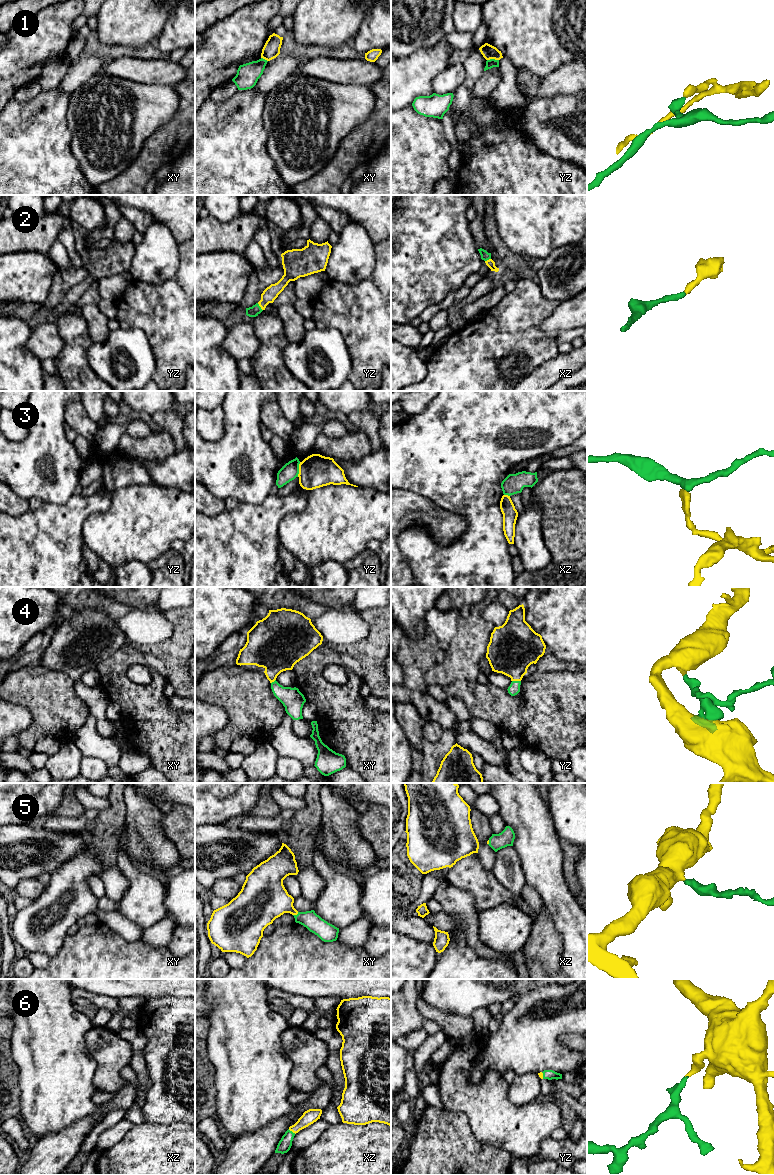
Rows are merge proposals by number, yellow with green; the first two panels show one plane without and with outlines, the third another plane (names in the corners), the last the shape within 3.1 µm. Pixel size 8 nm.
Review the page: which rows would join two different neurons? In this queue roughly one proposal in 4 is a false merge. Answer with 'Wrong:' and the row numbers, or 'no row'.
Wrong: 1, 3

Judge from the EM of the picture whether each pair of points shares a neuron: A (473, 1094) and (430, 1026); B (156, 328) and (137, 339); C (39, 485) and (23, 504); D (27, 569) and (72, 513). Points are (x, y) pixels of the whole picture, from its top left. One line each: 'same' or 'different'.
A: different
B: different
C: different
D: same

